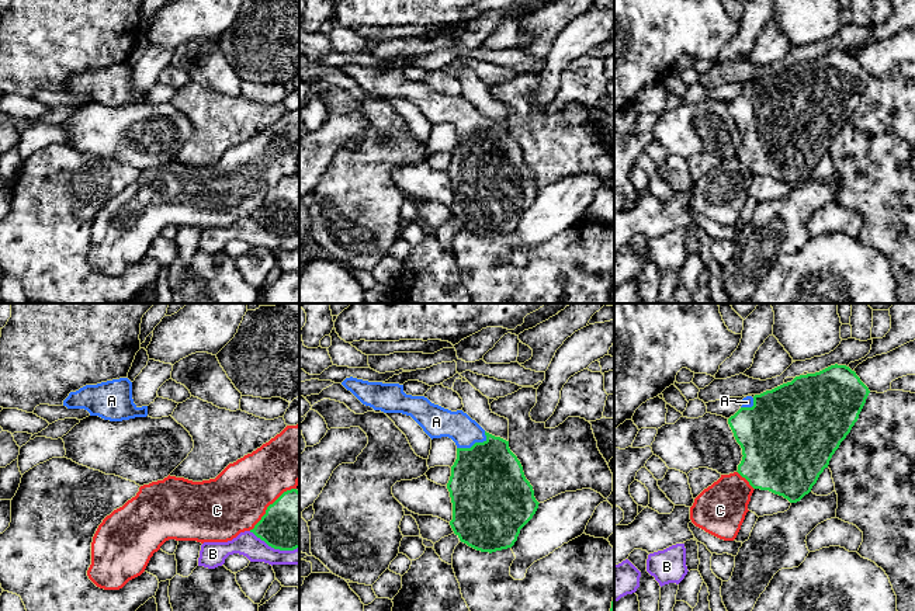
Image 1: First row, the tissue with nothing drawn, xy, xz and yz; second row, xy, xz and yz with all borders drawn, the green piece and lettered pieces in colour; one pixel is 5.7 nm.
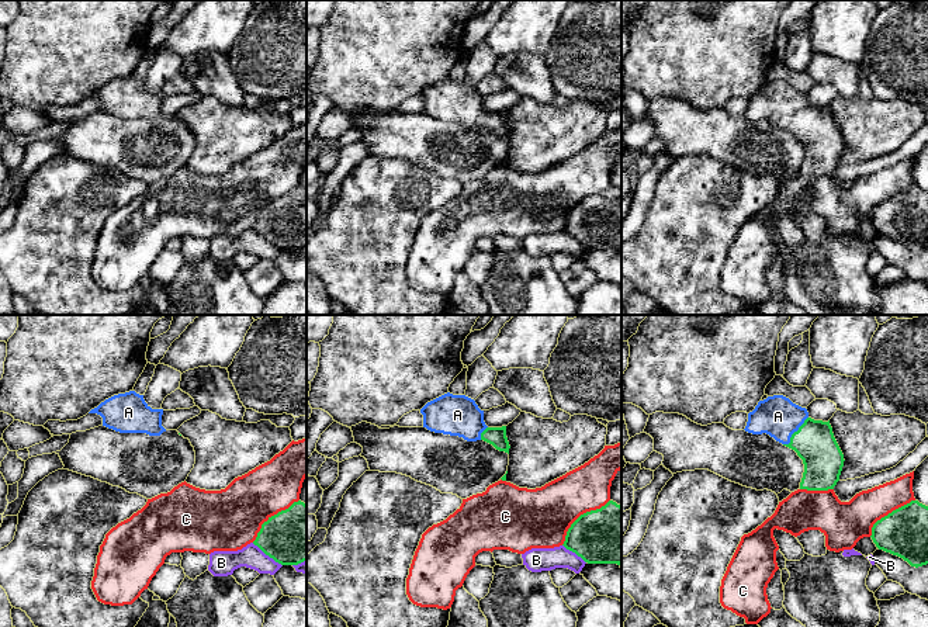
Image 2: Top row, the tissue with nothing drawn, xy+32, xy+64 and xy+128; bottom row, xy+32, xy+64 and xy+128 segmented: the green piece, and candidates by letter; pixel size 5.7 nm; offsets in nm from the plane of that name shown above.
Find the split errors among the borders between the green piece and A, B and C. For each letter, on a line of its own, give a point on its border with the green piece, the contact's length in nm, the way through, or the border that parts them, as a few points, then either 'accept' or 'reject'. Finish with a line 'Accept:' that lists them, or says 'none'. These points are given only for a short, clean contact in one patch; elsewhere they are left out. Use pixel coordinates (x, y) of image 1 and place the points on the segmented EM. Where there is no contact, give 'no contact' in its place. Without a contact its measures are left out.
A: contact xz (475, 443); length 190 nm; way xz (487, 485), (485, 464), (475, 443), (458, 426), (437, 422); accept
B: contact xy (274, 548); length 300 nm; reject
C: contact xy (269, 506); length 360 nm; reject
Accept: A

